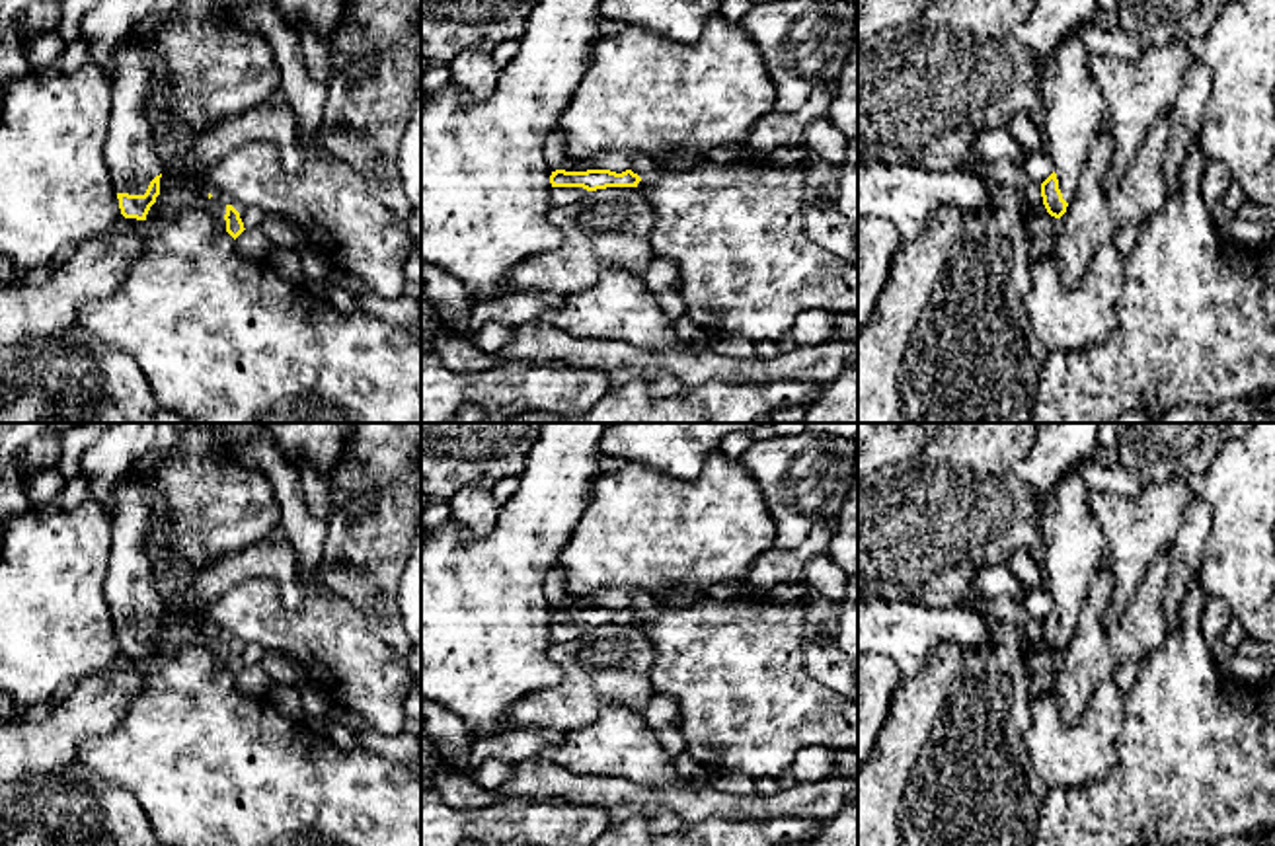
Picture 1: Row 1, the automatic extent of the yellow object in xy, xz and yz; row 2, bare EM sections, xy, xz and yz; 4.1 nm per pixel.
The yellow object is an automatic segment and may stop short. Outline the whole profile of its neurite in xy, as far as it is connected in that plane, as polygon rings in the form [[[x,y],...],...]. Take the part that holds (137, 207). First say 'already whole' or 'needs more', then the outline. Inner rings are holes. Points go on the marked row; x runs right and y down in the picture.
needs more; [[[136,27],[113,55],[111,119],[103,144],[119,209],[125,218],[146,220],[160,195],[164,164],[156,154],[154,94],[158,76],[146,37]]]

